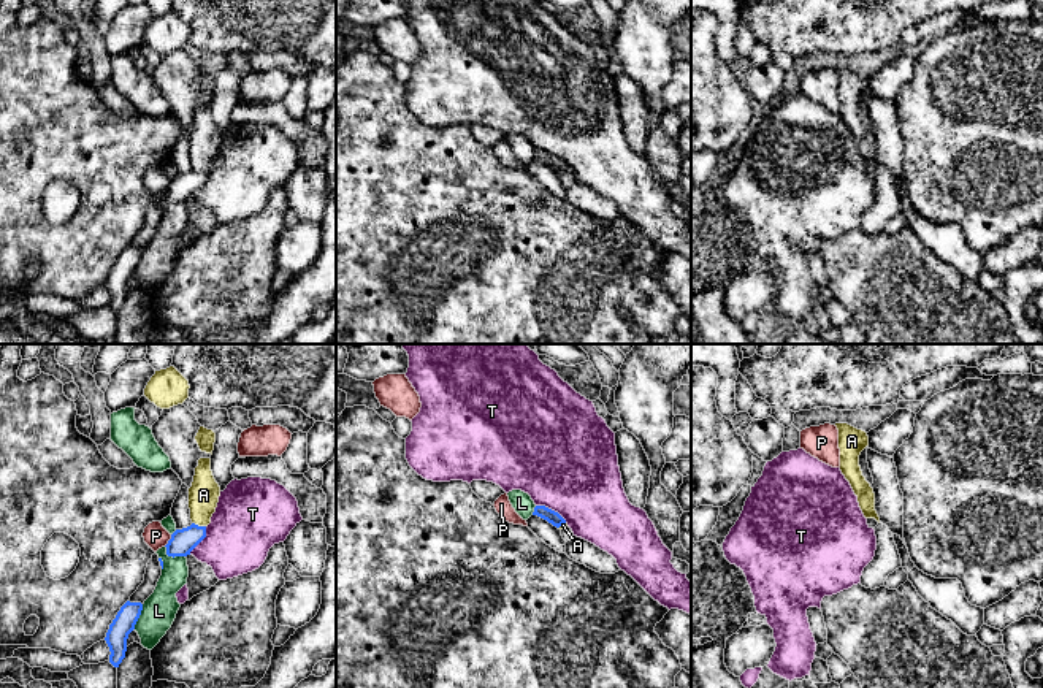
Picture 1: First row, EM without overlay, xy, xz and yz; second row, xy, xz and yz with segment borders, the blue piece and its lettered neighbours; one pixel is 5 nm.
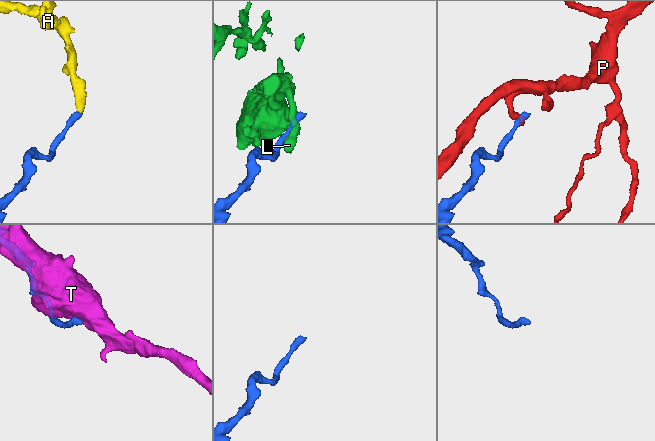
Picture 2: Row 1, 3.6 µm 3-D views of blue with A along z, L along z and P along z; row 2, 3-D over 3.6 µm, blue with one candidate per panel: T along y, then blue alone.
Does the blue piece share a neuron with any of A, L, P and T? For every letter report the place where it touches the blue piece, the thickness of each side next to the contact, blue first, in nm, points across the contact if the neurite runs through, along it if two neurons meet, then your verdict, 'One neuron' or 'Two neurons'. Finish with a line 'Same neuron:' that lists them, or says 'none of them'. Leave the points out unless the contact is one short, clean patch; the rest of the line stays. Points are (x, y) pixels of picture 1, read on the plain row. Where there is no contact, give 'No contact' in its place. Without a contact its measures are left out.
A: Touches blue at xy (197, 170). Thickness 130 nm (blue) against 160 nm. Boundary: xy (192, 167), (205, 172). Two neurons
L: Touches blue at xy (171, 200). Thickness 130 nm (blue) against 150 nm. Two neurons
P: Touches blue at xy (168, 186). Thickness 130 nm (blue) against 120 nm. Boundary: xy (171, 179), (164, 191). Two neurons
T: Touches blue at xz (550, 154). Thickness 70 nm (blue) against 500 nm. Boundary: xz (536, 149), (553, 154), (566, 167). Two neurons
Same neuron: none of them

